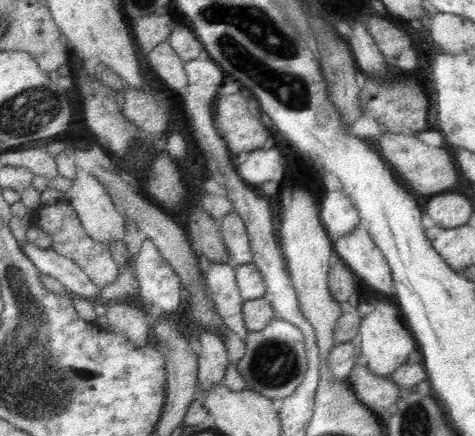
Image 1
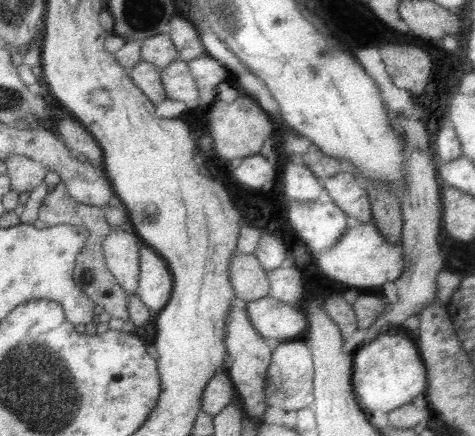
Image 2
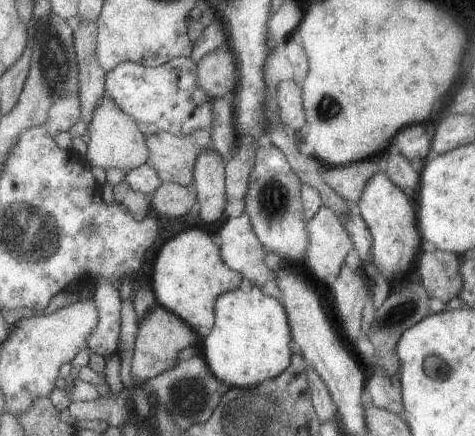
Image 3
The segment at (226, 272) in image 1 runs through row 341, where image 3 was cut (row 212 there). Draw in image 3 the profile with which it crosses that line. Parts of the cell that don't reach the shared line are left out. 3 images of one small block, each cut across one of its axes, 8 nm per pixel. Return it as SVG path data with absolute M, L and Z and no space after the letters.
M243 212L241 216L237 218L227 218L217 230L215 234L211 236L213 242L217 242L219 246L219 252L221 252L221 260L235 272L241 274L241 278L247 278L251 282L255 282L255 286L263 286L267 280L273 280L273 272L269 268L269 262L267 262L267 250L265 246L261 244L261 240L257 238L257 234L253 232L253 226L251 226L251 220L247 216L247 212Z

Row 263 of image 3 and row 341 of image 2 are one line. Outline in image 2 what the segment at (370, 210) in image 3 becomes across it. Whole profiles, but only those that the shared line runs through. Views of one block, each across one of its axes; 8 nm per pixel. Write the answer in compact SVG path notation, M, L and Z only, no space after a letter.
M379 334L369 344L361 344L353 352L353 390L359 408L369 418L371 412L391 412L403 404L409 404L417 394L427 390L427 368L421 360L415 338L401 334Z

